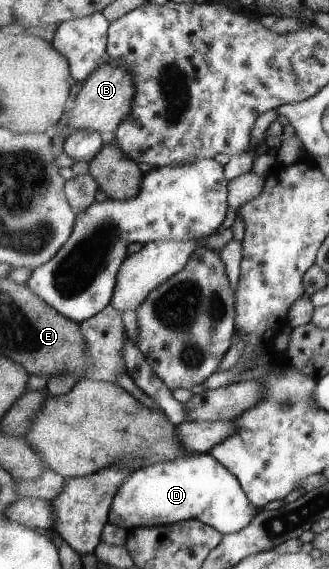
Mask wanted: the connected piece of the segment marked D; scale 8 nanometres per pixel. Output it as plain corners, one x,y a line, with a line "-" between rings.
190,453
175,458
173,461
152,463
140,467
132,472
122,486
118,494
109,506
108,520
116,527
123,528
127,534
134,527
151,527
154,525
167,525
186,519
196,519
208,526
214,527
221,535
238,532
253,520
256,509
234,475
222,466
210,454

